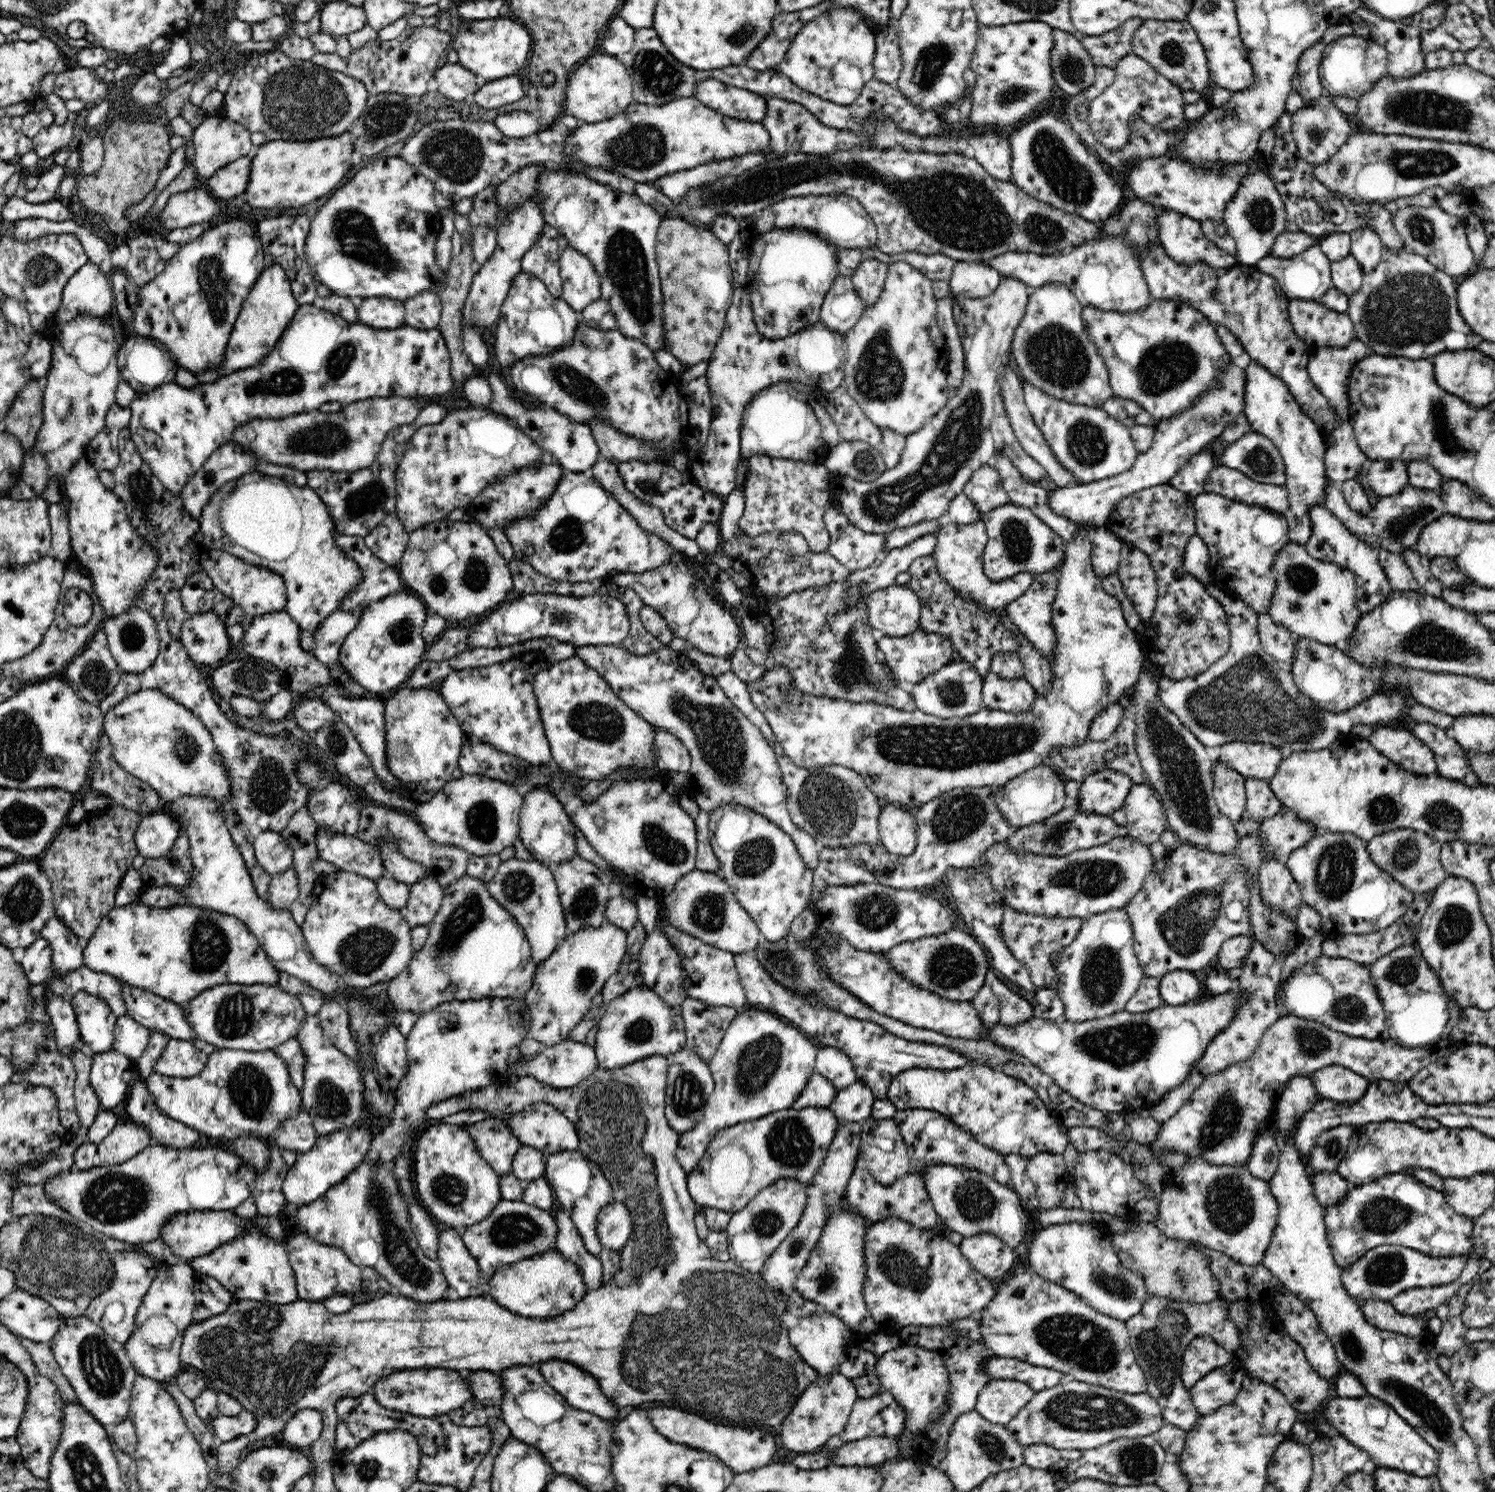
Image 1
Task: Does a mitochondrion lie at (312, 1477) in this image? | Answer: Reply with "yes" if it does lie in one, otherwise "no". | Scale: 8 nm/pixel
no

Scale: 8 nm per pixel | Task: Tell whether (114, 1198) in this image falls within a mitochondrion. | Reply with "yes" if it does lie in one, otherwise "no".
yes

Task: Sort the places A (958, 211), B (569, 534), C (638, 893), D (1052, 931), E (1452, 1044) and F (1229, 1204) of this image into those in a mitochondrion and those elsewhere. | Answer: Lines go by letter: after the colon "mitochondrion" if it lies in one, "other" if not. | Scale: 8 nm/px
A: mitochondrion
B: mitochondrion
C: other
D: other
E: other
F: mitochondrion

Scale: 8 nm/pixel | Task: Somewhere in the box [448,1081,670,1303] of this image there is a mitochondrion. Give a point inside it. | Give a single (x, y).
(512, 1229)

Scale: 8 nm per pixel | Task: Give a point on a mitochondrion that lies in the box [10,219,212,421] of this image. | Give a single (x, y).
(39, 272)

